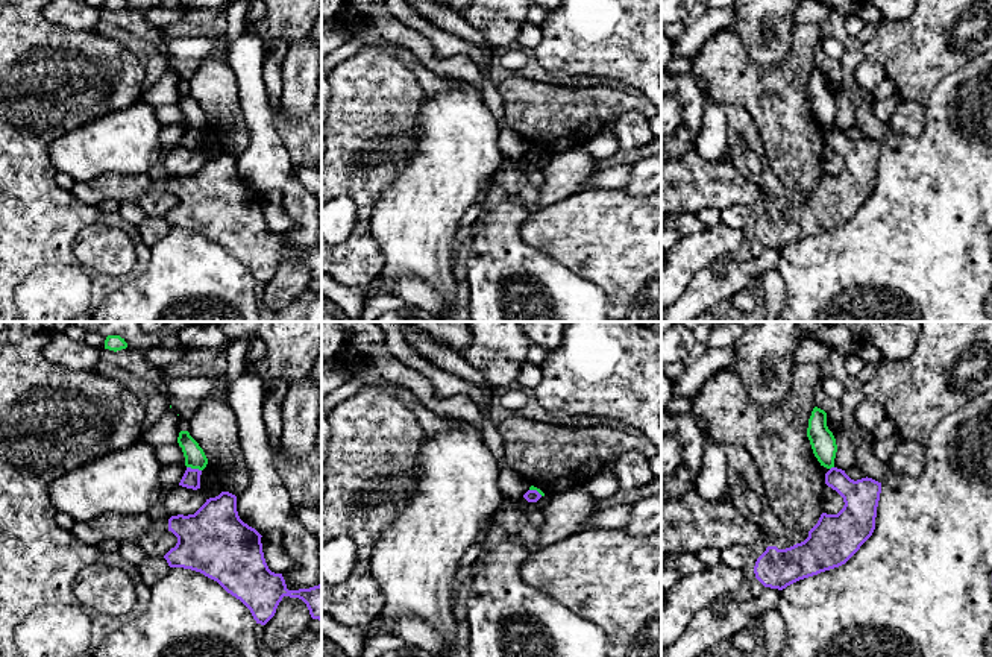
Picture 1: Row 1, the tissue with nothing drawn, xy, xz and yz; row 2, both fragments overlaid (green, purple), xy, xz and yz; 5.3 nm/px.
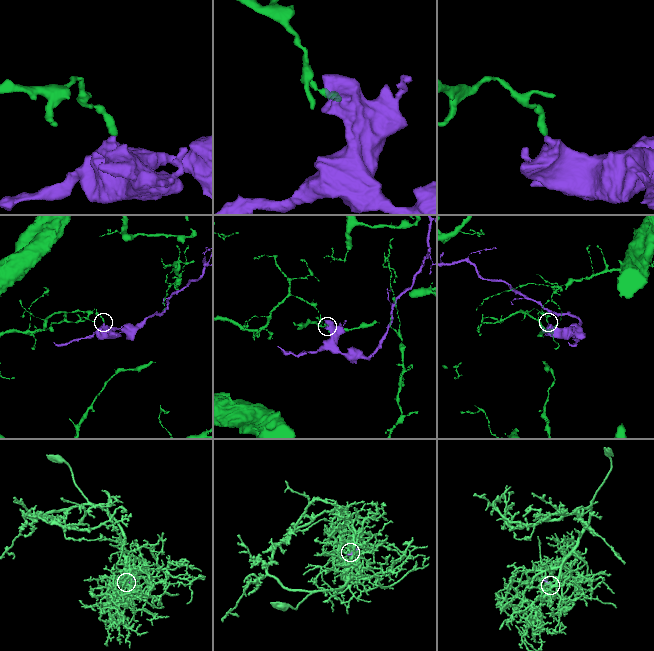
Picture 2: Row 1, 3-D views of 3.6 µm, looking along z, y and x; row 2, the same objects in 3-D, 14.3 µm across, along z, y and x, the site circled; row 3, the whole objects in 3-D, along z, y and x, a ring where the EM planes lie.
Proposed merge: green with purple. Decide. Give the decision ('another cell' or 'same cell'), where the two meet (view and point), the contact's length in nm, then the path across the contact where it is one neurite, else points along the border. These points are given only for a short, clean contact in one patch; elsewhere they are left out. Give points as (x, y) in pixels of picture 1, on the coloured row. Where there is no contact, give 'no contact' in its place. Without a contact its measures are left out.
another cell; contact xy (194, 468); length 80 nm; border xy (187, 466), (200, 471)

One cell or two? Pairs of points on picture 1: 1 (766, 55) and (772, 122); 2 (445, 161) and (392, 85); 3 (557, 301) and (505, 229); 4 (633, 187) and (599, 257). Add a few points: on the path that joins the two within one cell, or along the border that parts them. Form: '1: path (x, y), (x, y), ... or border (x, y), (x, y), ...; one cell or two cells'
1: border (792, 40), (772, 66), (757, 66), (740, 43); two cells
2: border (426, 93), (419, 111), (414, 150), (410, 155); two cells
3: path (540, 282), (508, 248); one cell
4: border (621, 190), (633, 196), (645, 196); two cells

